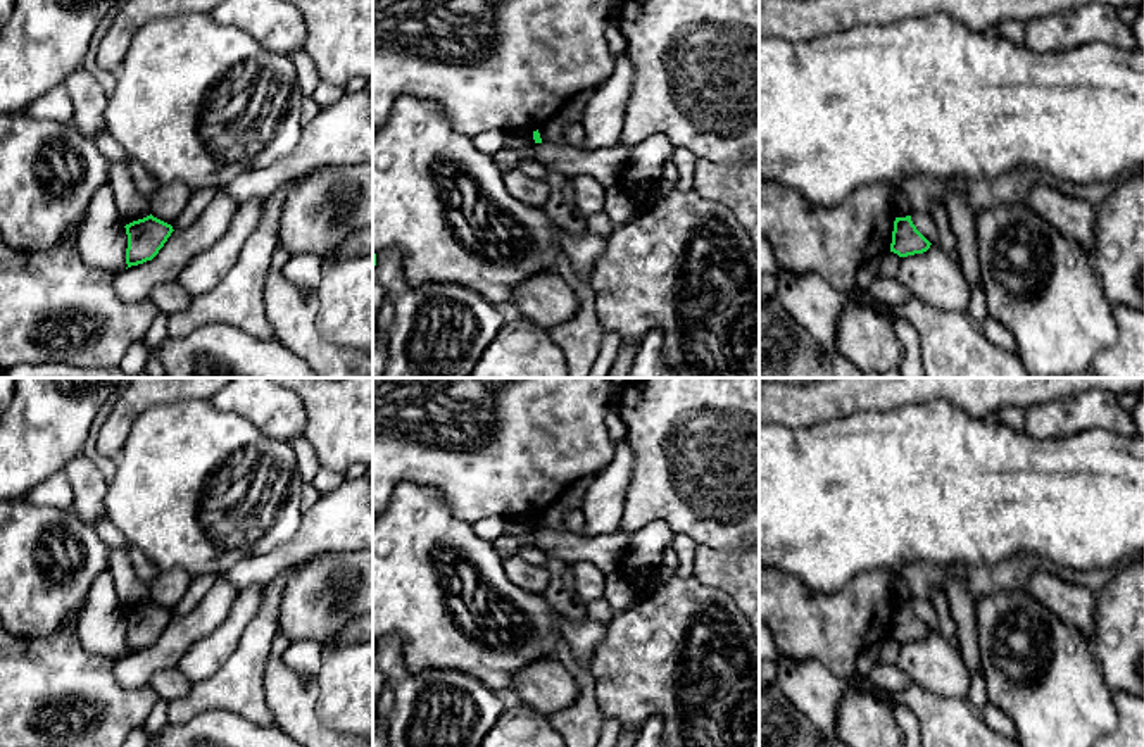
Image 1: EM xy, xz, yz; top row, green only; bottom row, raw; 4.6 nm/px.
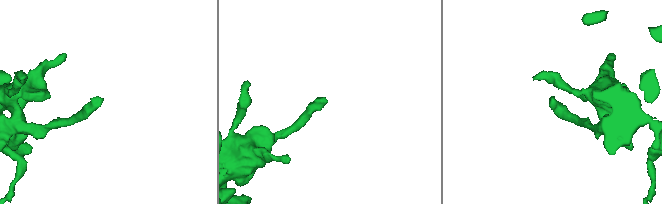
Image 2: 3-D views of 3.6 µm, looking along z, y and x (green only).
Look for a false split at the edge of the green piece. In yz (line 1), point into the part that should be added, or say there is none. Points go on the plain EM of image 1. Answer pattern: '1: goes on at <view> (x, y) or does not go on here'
1: does not go on here

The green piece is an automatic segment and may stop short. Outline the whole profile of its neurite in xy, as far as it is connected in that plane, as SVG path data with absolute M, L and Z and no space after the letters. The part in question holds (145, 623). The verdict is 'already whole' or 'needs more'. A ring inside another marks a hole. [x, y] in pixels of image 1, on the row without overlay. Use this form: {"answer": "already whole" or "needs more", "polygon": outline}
{"answer": "already whole", "polygon": "M152 600L133 607L124 614L128 621L128 654L152 647L174 618L171 611L154 604Z"}

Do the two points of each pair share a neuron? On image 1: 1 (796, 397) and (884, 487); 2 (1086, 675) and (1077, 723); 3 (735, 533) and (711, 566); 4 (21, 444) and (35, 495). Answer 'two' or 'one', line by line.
1: two
2: one
3: two
4: two

